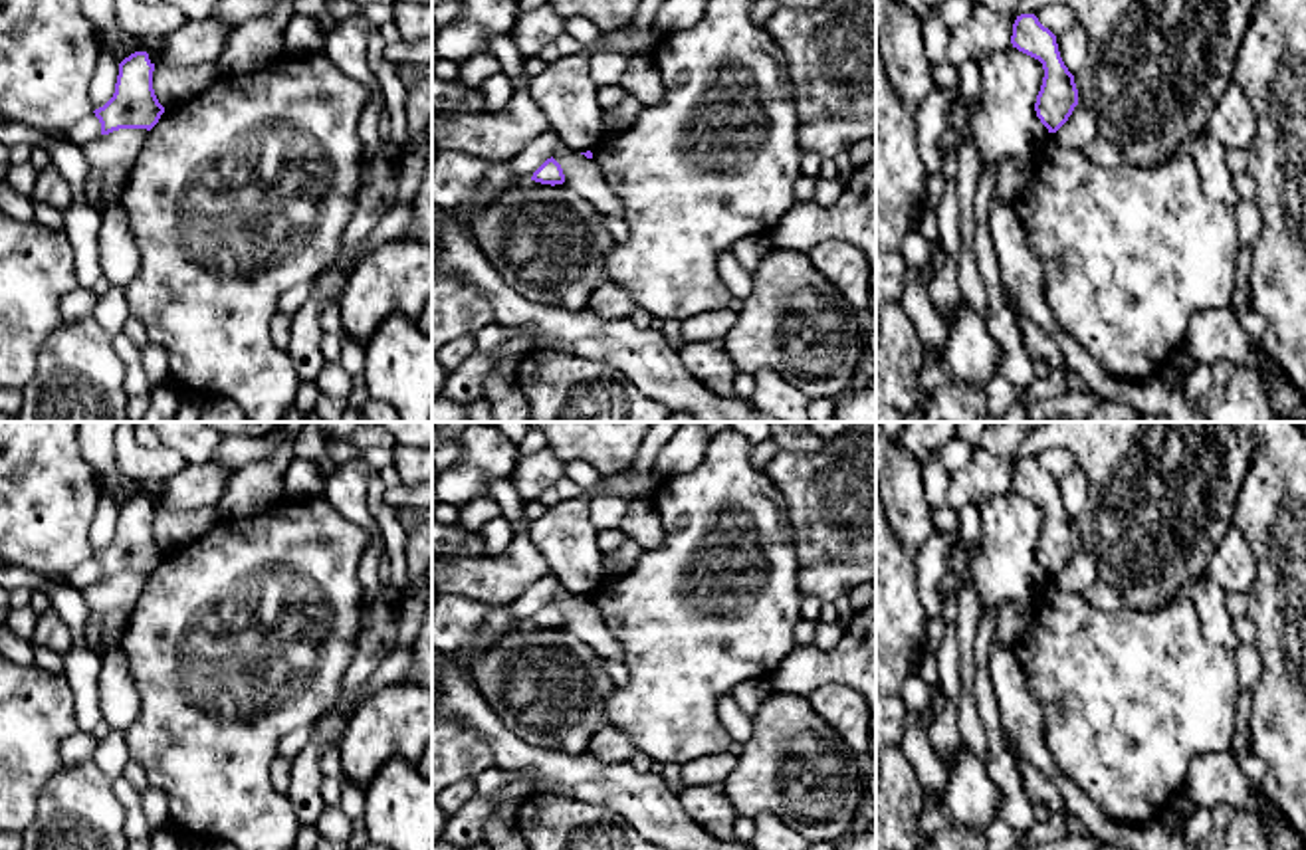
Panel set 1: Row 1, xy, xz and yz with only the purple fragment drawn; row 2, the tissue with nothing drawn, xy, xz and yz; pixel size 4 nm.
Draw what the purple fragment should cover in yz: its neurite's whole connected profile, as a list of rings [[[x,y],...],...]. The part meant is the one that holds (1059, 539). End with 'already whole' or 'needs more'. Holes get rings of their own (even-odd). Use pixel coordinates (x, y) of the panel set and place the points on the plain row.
[[[1021,458],[1013,468],[1011,487],[1042,507],[1044,521],[1034,555],[1048,577],[1056,577],[1078,549],[1074,519],[1060,501],[1056,479],[1034,458]]]; already whole

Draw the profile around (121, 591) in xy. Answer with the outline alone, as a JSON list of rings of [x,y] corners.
[[[119,573],[109,579],[99,579],[83,590],[91,614],[123,612],[129,614],[151,575],[147,573]]]

